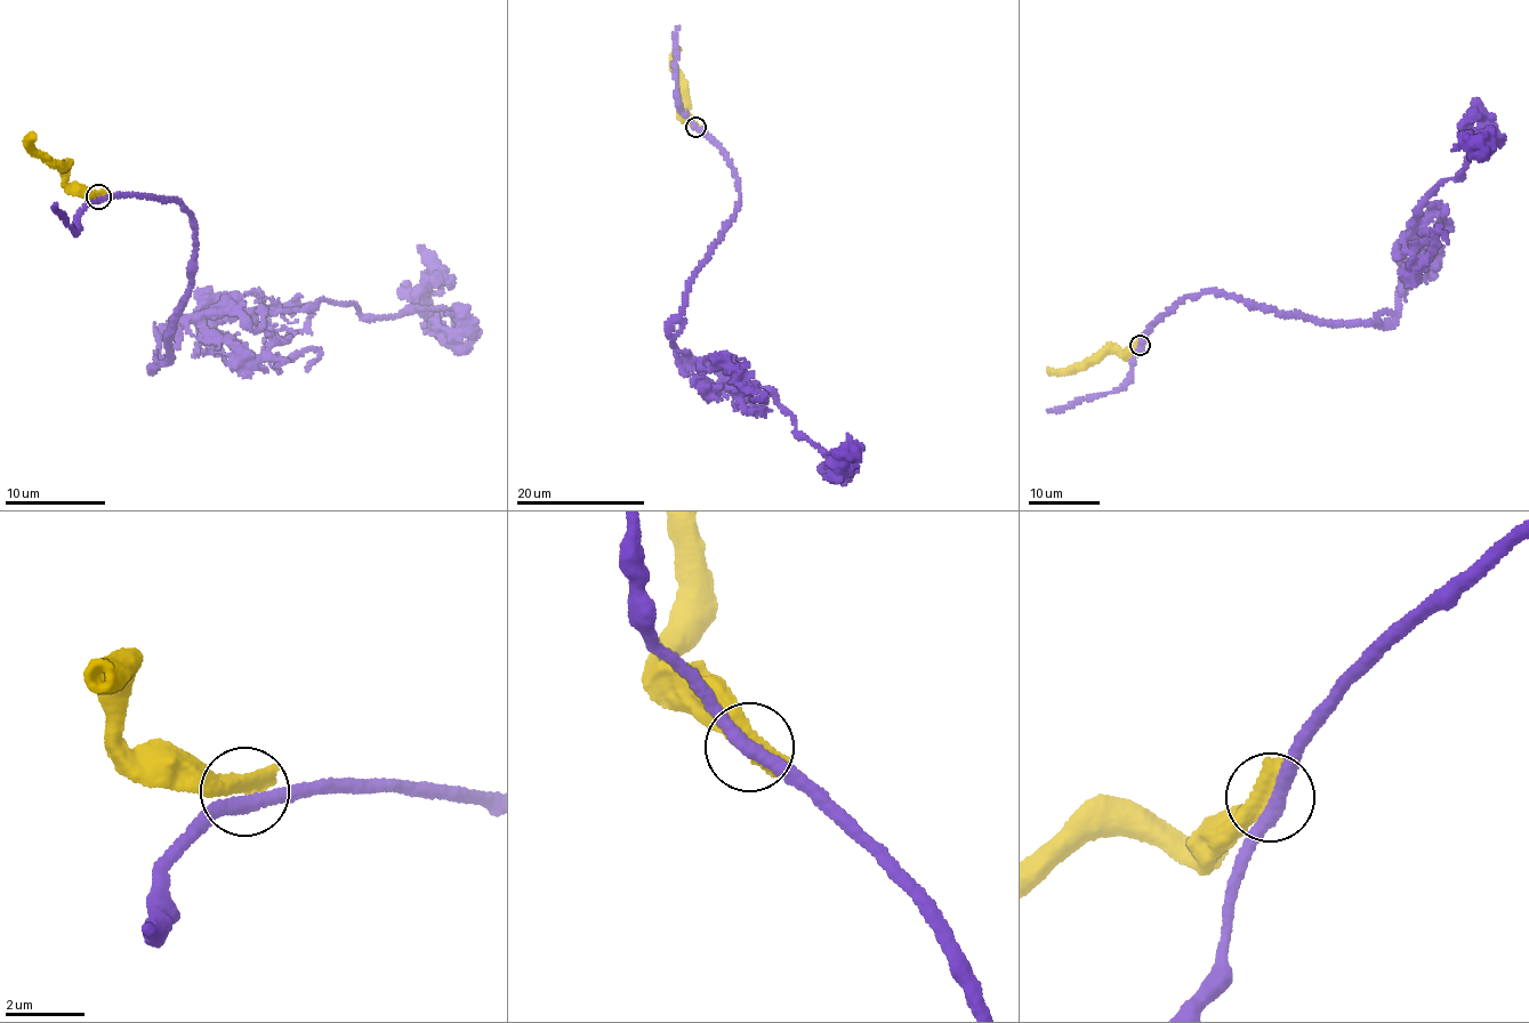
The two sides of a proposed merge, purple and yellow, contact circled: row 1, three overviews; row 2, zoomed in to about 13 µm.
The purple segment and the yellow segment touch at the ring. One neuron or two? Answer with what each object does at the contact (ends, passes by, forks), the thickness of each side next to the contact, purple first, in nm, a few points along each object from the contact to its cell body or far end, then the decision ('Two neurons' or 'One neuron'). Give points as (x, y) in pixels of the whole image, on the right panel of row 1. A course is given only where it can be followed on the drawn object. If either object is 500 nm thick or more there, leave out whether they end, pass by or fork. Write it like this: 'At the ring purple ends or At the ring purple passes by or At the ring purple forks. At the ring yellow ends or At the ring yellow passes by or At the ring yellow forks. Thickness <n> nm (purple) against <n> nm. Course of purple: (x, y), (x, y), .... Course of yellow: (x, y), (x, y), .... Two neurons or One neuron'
Thickness 360 nm (purple) against 600 nm. Course of purple: (1140, 345), (1220, 290), (1326, 322), (1395, 311), (1395, 254), (1427, 194), (1491, 137), (1451, 151). Course of yellow: (1140, 345), (1129, 353), (1104, 352), (1069, 370), (1054, 372), (1047, 369). Two neurons

